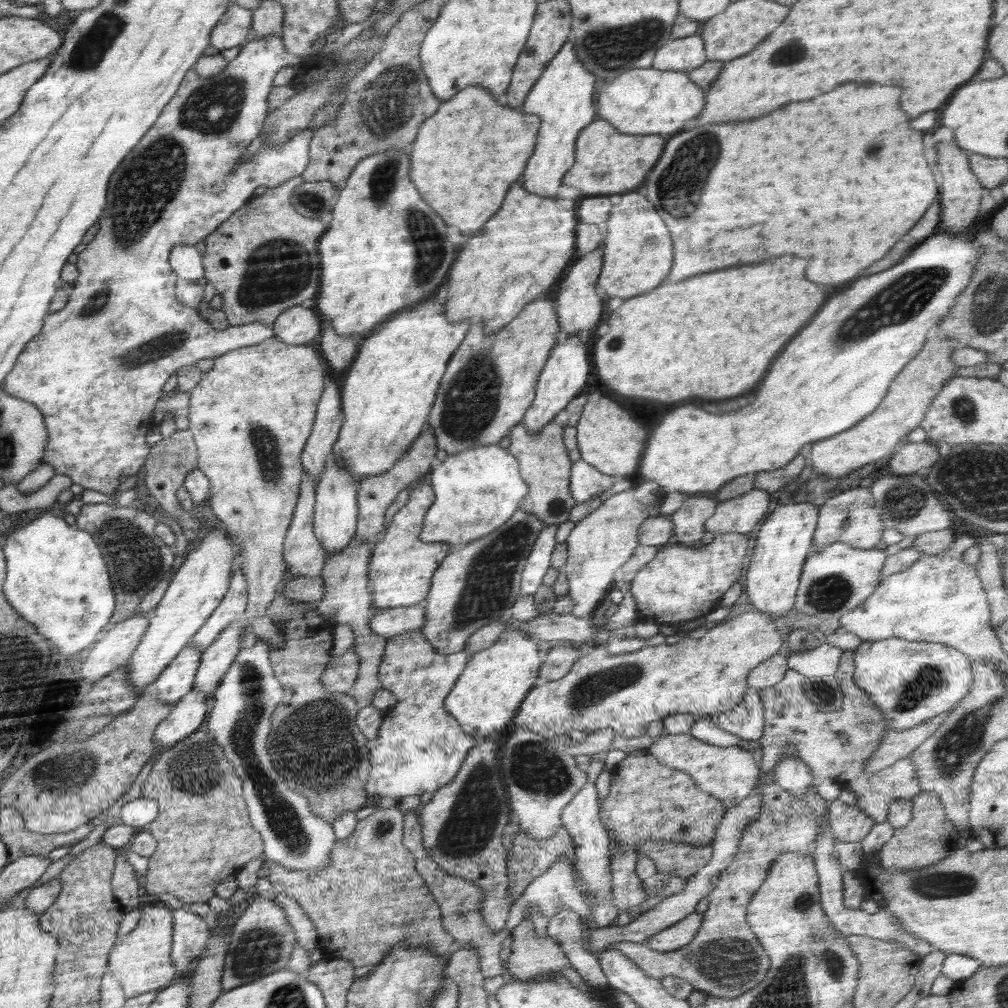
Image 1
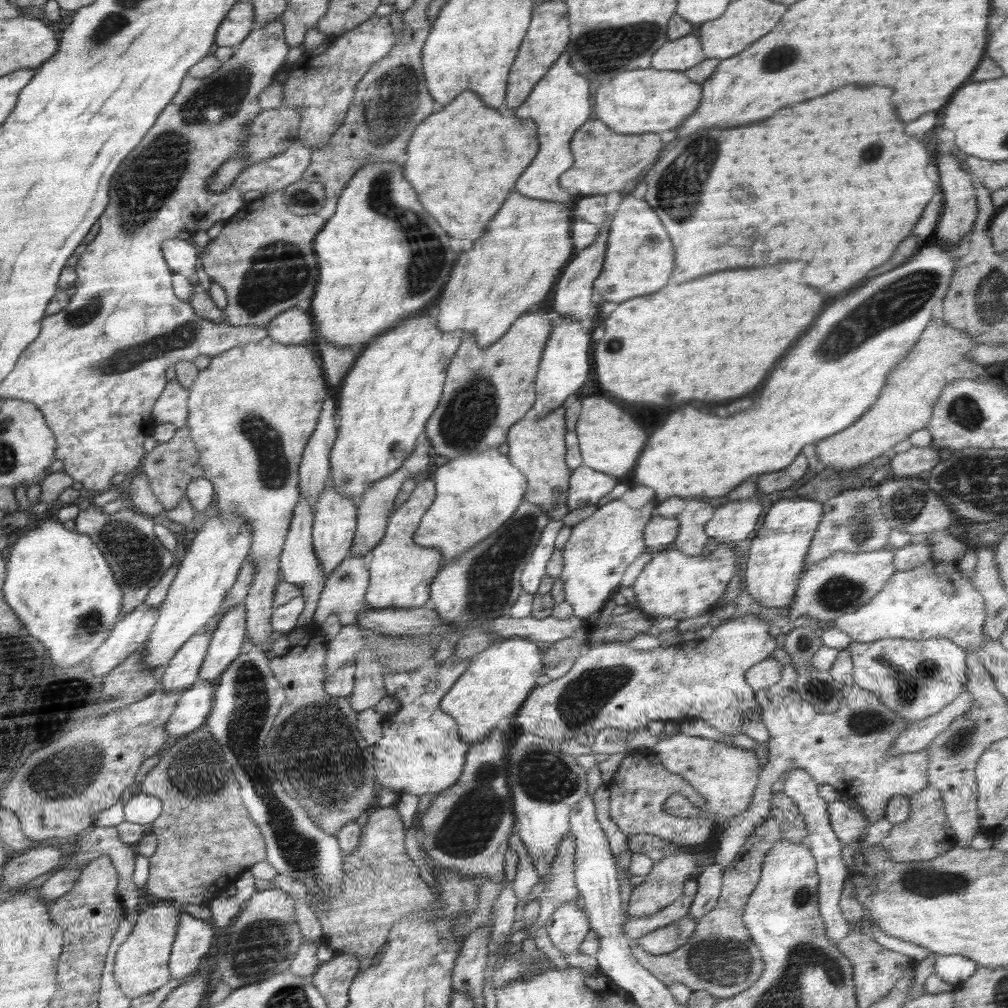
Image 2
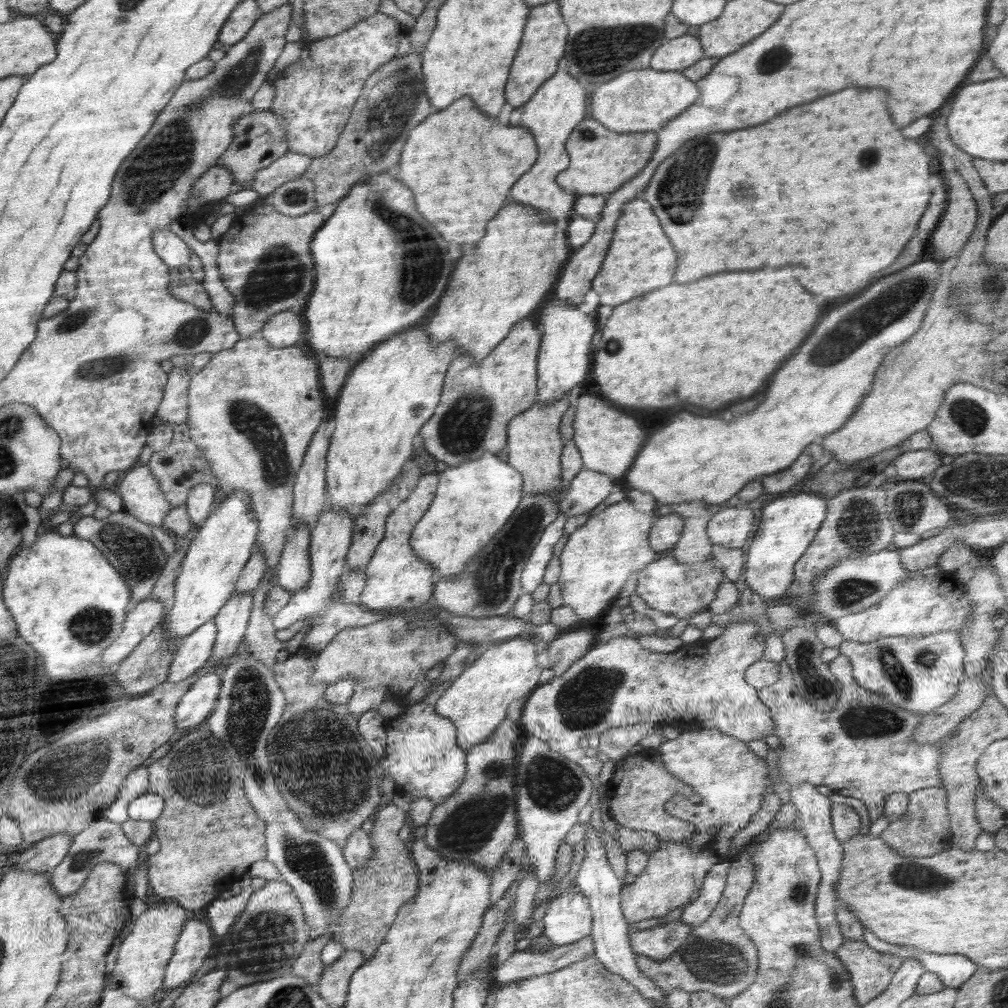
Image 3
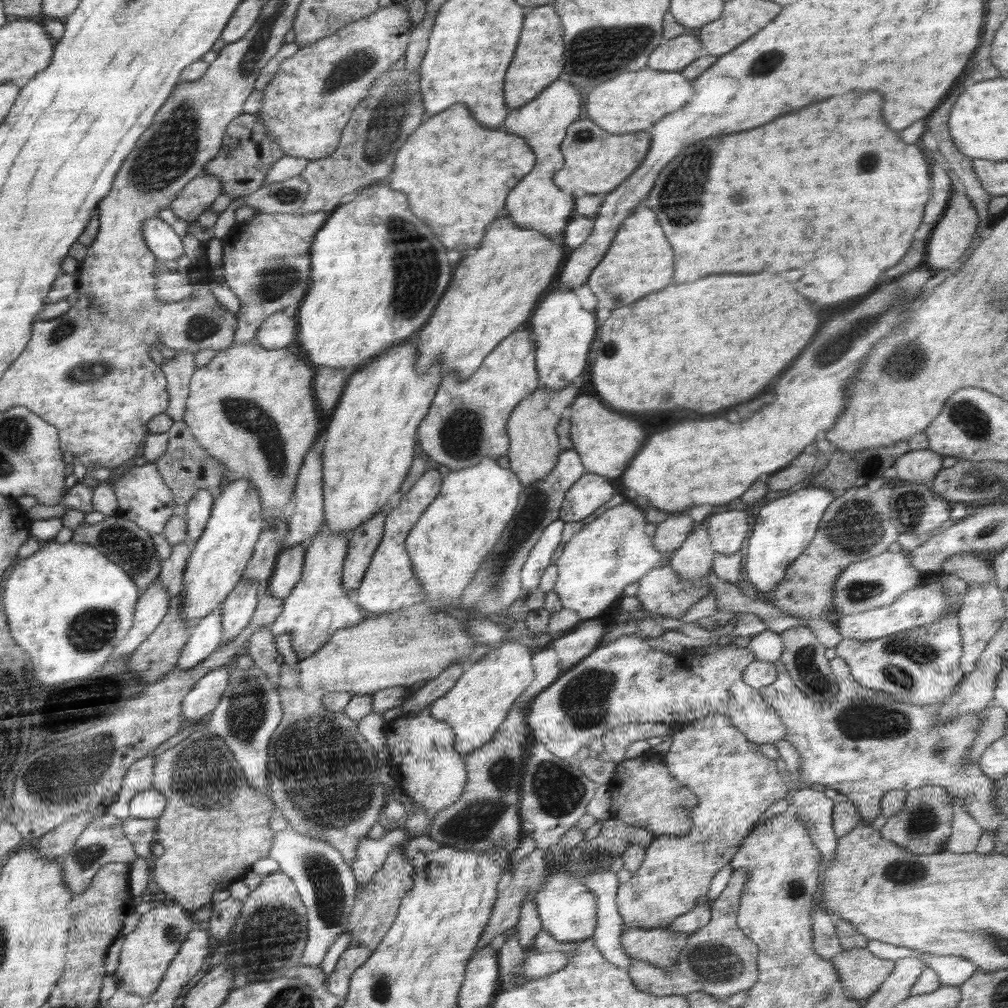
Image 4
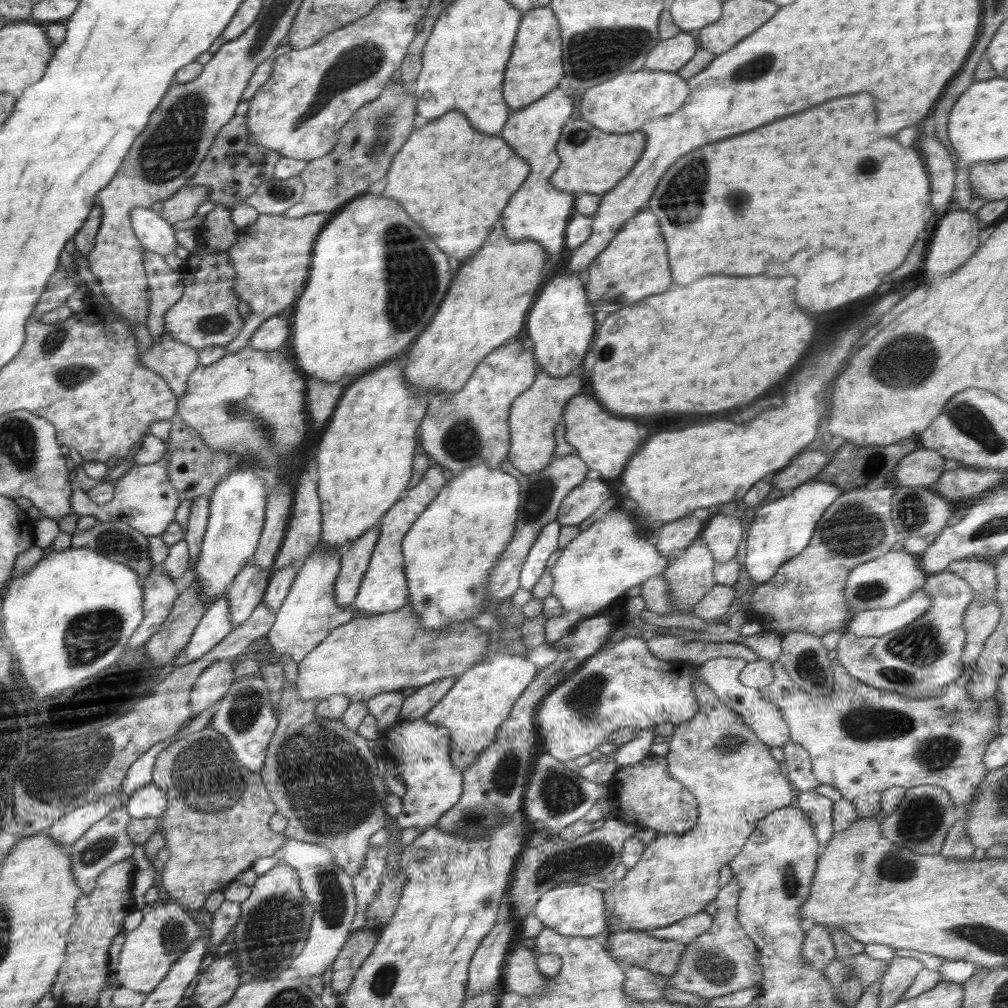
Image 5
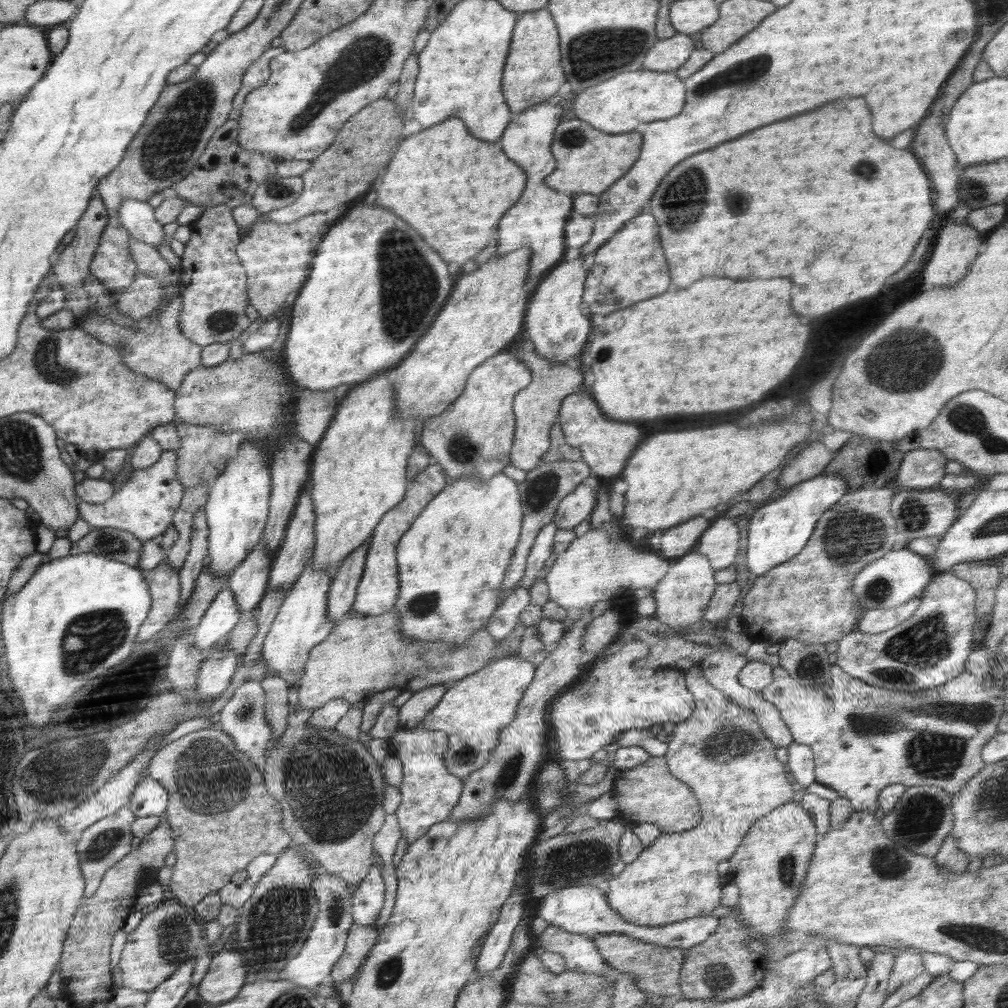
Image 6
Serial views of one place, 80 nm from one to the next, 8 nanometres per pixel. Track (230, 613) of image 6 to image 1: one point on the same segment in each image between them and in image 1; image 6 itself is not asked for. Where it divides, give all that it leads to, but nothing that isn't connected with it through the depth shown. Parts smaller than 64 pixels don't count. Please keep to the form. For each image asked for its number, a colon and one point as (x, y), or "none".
1: (177, 679)
2: (183, 670)
3: (195, 650)
4: (206, 636)
5: (215, 624)

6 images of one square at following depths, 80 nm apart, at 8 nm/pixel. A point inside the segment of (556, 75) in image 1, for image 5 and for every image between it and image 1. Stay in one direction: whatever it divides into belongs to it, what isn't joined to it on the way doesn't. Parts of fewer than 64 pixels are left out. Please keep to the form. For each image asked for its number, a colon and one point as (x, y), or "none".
2: (560, 104)
3: (556, 108)
4: (536, 203)
5: (538, 211)

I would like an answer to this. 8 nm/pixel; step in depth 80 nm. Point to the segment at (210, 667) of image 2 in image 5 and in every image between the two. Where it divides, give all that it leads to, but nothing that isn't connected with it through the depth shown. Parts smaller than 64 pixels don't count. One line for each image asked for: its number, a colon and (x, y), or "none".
3: (231, 621)
4: (237, 609)
5: (246, 592)

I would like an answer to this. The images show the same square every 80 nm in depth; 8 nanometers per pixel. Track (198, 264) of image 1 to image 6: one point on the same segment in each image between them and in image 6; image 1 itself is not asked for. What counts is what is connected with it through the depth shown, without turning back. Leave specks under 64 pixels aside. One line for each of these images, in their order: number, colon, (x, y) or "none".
2: (180, 256)
3: (174, 252)
4: (164, 242)
5: (155, 234)
6: (138, 218)

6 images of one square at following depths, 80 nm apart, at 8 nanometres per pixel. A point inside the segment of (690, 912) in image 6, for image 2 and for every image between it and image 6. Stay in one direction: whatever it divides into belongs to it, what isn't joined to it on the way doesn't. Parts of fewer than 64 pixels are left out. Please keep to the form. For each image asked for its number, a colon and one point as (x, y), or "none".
2: (726, 775)
3: (730, 779)
4: (735, 783)
5: (736, 782)

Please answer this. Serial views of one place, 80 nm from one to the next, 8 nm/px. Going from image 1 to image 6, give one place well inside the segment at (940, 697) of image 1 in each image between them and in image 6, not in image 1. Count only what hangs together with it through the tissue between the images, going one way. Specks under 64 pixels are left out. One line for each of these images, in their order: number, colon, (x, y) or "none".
2: (916, 678)
3: (919, 673)
4: (920, 666)
5: (918, 661)
6: (930, 648)

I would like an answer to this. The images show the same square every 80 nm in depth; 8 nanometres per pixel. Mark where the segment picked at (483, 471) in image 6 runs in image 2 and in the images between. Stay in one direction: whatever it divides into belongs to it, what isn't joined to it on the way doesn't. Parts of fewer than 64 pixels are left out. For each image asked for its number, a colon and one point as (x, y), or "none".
2: (486, 392)
3: (478, 400)
4: (467, 421)
5: (460, 430)

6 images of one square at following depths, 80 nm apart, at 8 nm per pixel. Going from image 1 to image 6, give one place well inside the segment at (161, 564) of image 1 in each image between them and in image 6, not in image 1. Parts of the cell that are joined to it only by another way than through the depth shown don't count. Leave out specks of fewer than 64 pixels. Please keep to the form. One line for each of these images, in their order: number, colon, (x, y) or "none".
2: (128, 541)
3: (130, 545)
4: (125, 543)
5: (118, 541)
6: (120, 545)

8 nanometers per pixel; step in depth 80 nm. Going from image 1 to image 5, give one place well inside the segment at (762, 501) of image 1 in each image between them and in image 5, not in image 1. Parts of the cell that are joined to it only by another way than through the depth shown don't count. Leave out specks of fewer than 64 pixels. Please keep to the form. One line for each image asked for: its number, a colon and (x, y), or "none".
2: (732, 522)
3: (730, 528)
4: (727, 530)
5: (723, 534)

